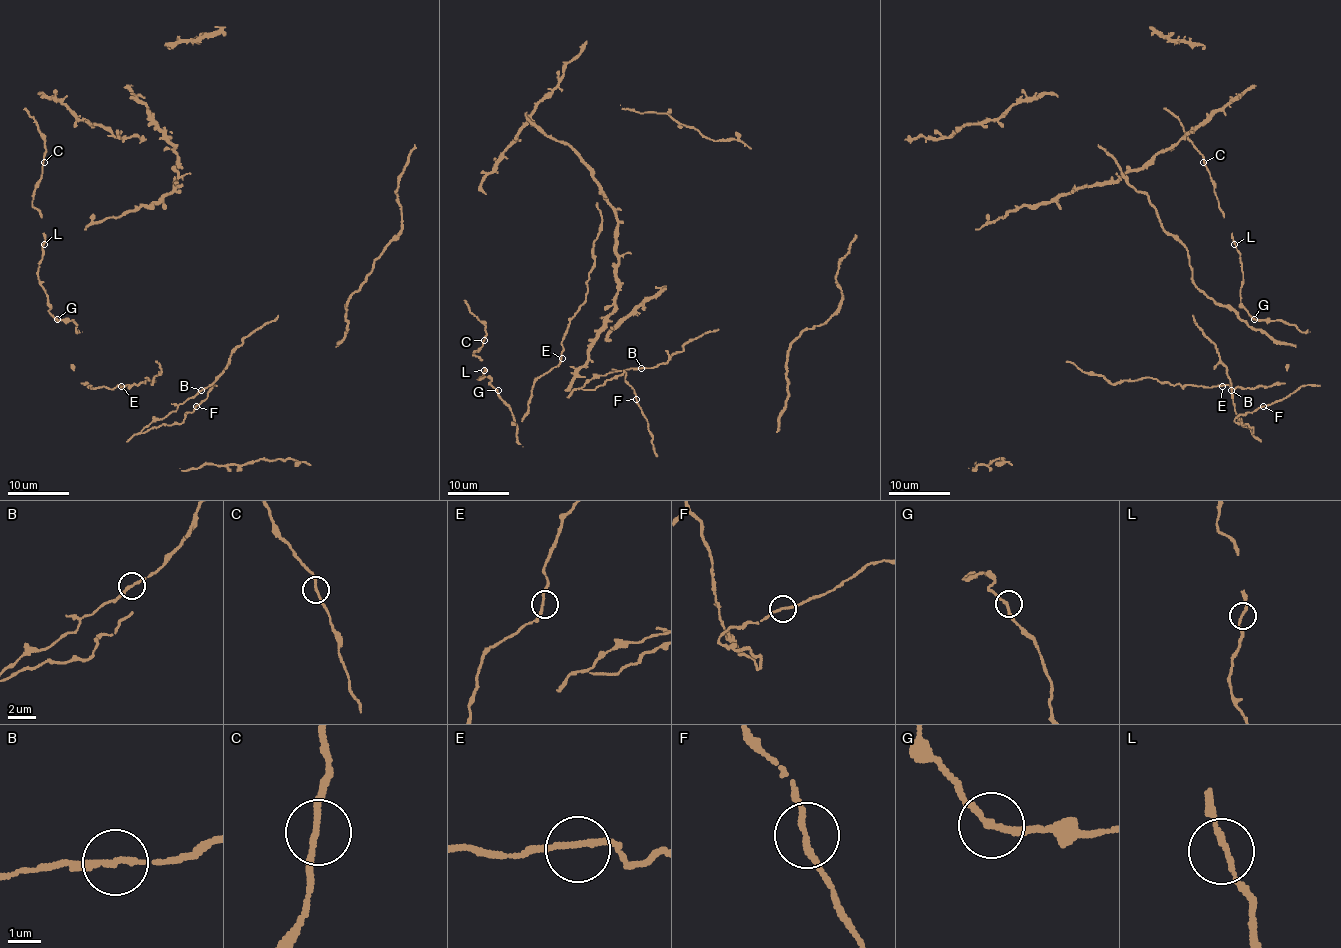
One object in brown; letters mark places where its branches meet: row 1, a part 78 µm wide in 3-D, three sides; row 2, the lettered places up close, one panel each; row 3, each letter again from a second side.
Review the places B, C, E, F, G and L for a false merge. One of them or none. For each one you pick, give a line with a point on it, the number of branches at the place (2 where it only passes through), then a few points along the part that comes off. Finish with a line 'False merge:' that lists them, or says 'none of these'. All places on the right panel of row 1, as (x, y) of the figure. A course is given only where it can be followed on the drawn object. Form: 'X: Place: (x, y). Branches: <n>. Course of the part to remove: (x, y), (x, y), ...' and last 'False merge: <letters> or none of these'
B: Place: (1231, 390). Branches: 2. Course of the part to remove: (1231, 391), (1226, 366), (1216, 345), (1197, 327), (1193, 314)
False merge: B

